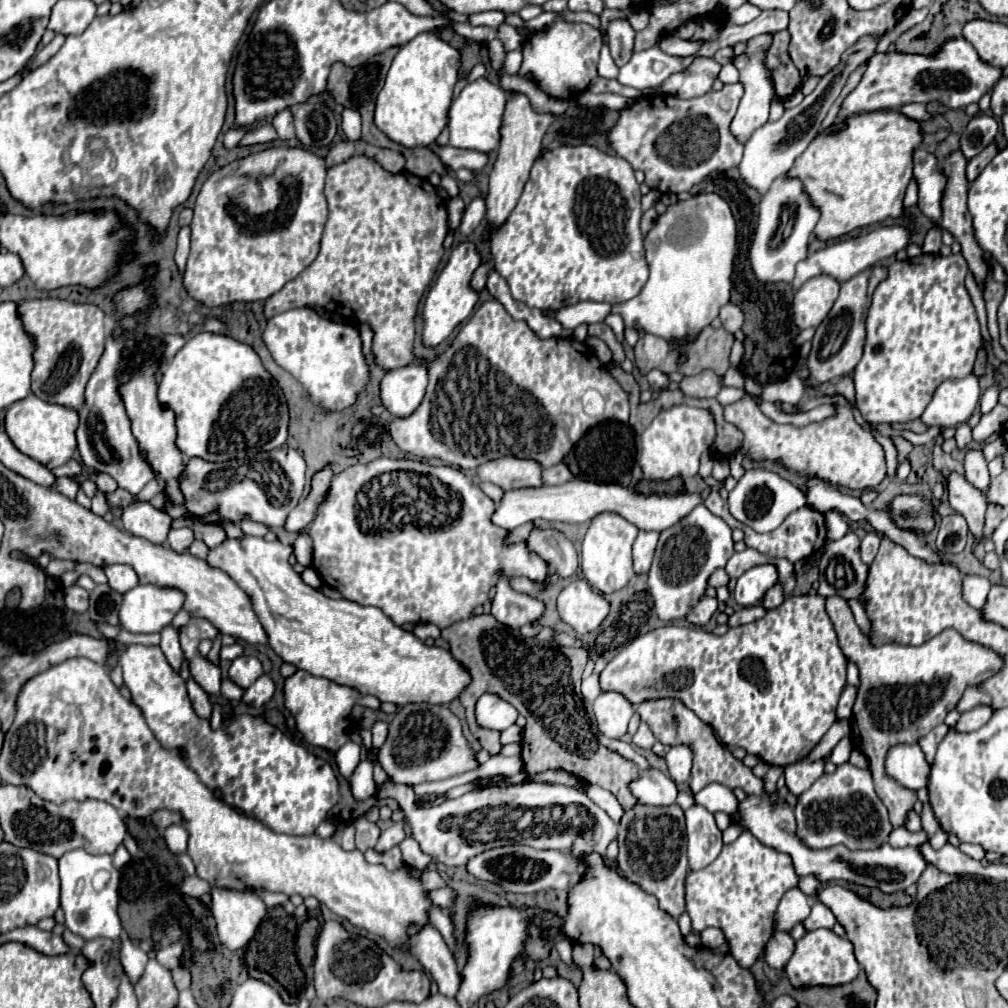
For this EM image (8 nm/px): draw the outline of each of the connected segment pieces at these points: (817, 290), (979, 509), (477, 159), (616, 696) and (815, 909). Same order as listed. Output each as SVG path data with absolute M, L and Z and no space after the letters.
M815 276L795 294L793 320L799 330L819 326L839 296L839 282L833 276Z
M949 472L947 492L949 492L951 508L965 516L969 524L969 532L973 534L973 548L975 548L985 540L983 536L985 510L987 510L985 494L979 488L975 488L971 482L967 482L967 478L959 472Z
M431 144L431 148L435 150L435 154L439 154L441 162L447 164L451 170L459 170L459 168L473 168L473 170L483 170L489 156L485 152L475 152L475 150L461 150L461 148L453 148L453 146L437 146Z
M603 692L593 704L593 712L601 734L609 738L621 738L627 732L627 724L635 712L635 706L621 692Z
M811 900L811 914L803 920L803 926L805 926L807 932L819 930L819 928L833 928L835 922L837 920L835 920L833 912L825 904L819 904L817 900Z

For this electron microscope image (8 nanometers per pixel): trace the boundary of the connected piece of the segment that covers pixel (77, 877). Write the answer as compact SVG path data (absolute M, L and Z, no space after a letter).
M75 848L59 858L59 878L61 878L61 908L65 912L65 926L85 940L101 936L109 938L115 942L115 950L119 952L119 934L121 934L121 922L117 916L119 872L111 864L111 856L109 854L93 856L83 852L83 848Z

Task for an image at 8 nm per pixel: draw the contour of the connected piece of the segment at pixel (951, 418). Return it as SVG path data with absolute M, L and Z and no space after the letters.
M969 374L965 378L945 380L933 394L933 400L925 408L921 420L927 426L947 428L963 424L971 418L979 402L979 378Z

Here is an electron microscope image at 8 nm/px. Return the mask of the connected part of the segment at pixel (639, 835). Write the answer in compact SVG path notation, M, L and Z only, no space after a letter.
M637 804L623 814L619 822L619 858L617 866L627 880L637 882L643 890L657 896L659 906L673 918L685 912L685 876L687 864L687 834L685 816L677 804L657 808Z

